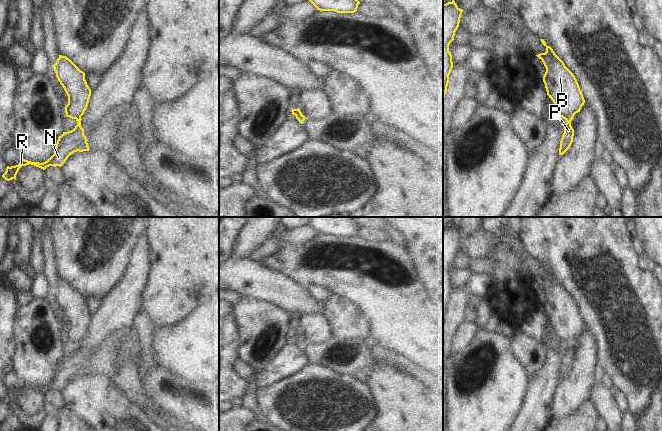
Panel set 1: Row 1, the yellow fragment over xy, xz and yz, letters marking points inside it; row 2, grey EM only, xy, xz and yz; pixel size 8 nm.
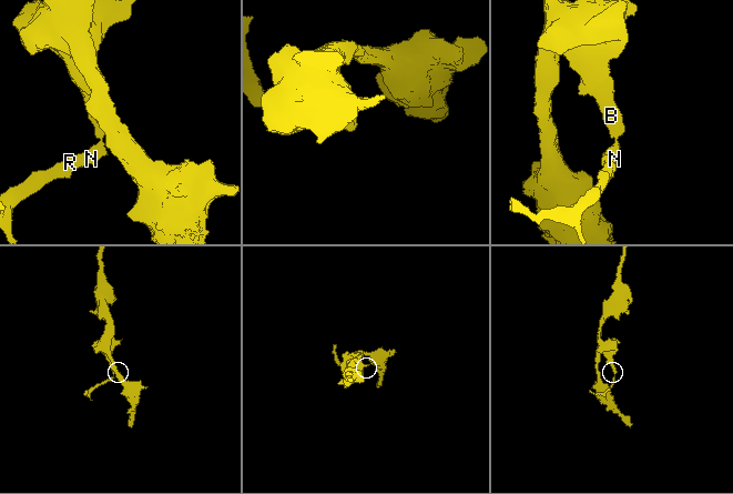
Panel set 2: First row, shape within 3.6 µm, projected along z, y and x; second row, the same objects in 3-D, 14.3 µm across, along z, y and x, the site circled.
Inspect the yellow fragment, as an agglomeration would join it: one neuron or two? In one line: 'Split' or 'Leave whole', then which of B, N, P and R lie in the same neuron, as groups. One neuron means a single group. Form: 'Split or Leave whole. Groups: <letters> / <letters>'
Split. Groups: B / N P R.

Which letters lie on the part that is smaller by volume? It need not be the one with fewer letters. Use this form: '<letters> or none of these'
N, P, R

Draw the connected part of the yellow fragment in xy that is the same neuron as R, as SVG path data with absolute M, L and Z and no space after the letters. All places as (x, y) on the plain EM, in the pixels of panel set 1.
M78 341L76 342L76 344L78 347L73 354L63 356L63 358L58 361L55 376L47 385L39 387L21 383L18 389L11 391L7 390L6 395L2 399L2 401L7 405L10 405L12 403L17 404L16 399L19 393L22 390L29 388L39 391L43 394L45 394L49 390L61 391L68 383L68 381L74 376L89 375L90 373L87 367L87 362L84 359L84 353L81 351L82 343L81 341Z

